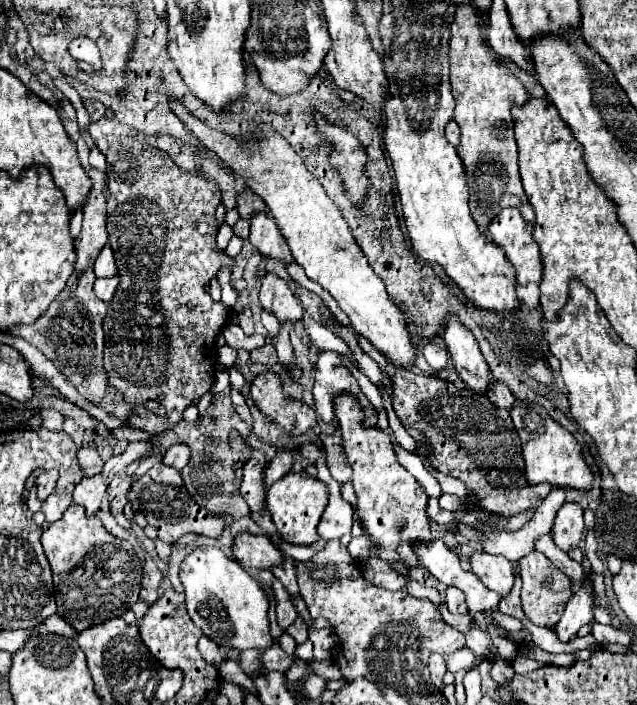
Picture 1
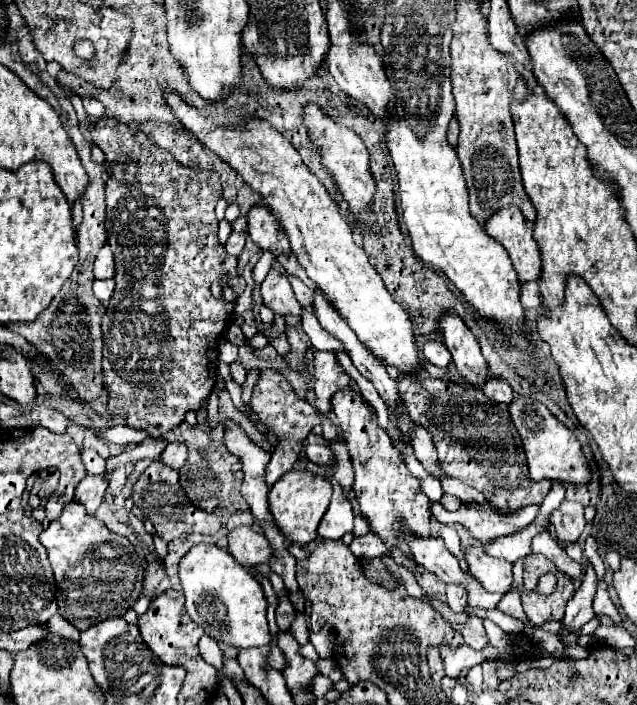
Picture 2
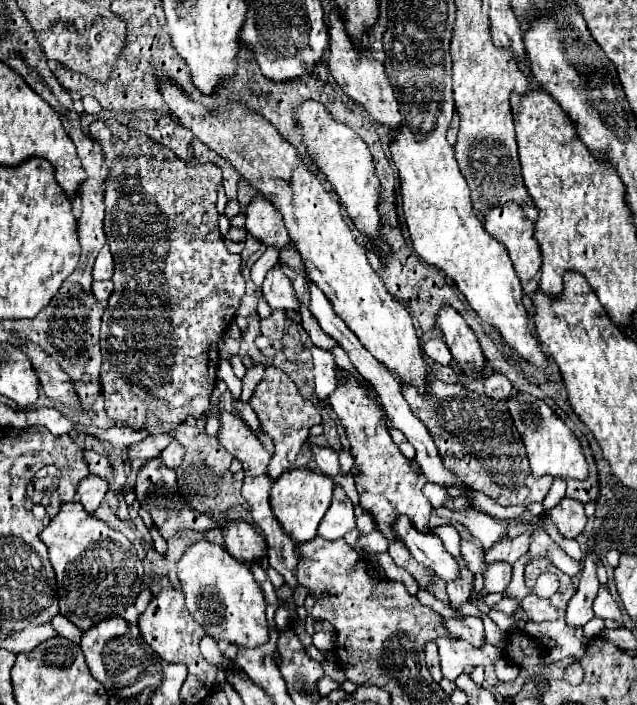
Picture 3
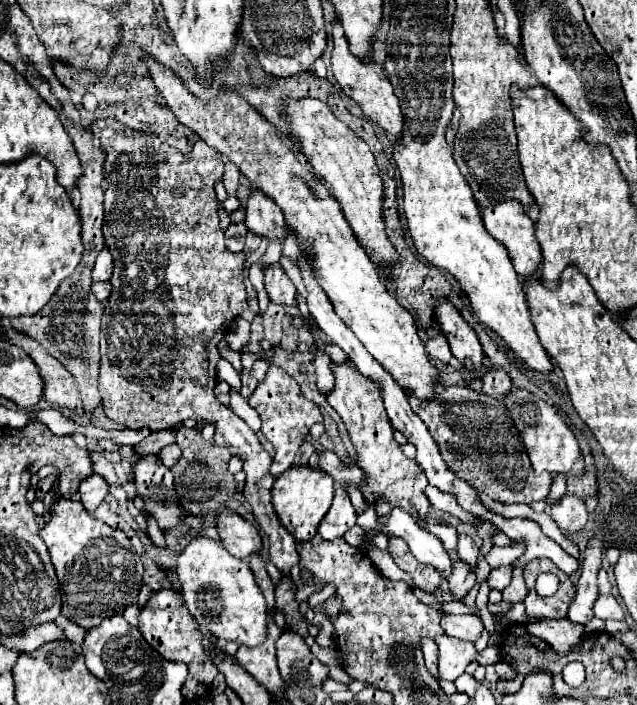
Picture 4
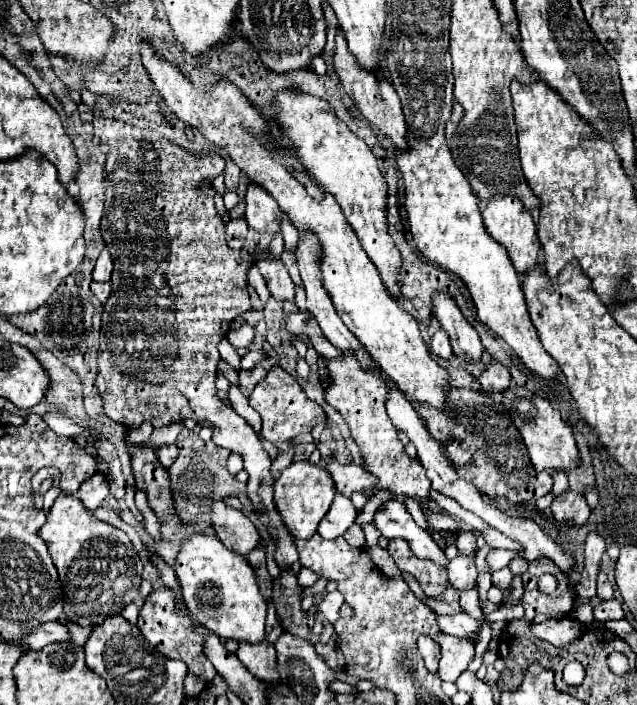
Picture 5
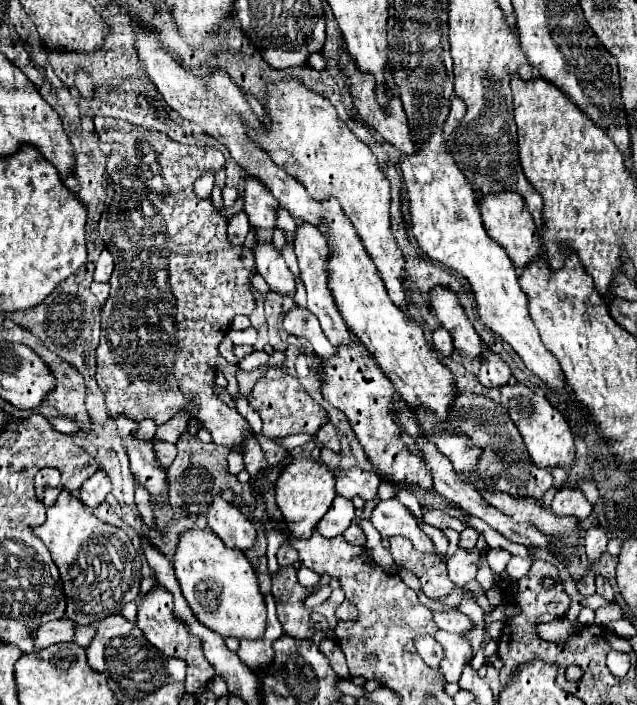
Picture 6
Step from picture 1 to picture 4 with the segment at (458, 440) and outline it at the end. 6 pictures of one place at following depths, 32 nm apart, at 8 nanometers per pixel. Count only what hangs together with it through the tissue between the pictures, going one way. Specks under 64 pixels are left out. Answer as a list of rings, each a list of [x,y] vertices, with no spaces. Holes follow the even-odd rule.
[[[438,386],[438,402],[418,400],[412,394],[408,394],[408,400],[412,404],[412,410],[422,418],[432,438],[438,442],[446,464],[462,480],[470,482],[478,492],[486,492],[490,498],[502,500],[504,504],[530,504],[548,496],[552,476],[548,476],[548,472],[544,472],[544,476],[536,476],[532,472],[532,466],[520,442],[520,432],[516,432],[508,408],[500,400],[464,386]],[[452,448],[470,454],[468,460],[454,460],[450,454]]]

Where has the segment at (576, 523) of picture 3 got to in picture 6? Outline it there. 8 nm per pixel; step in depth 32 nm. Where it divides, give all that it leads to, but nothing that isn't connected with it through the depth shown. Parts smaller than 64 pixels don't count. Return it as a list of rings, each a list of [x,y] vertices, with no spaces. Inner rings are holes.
[[[562,488],[562,490],[558,490],[552,504],[550,504],[550,508],[558,516],[574,514],[580,520],[584,520],[592,512],[592,504],[586,500],[582,490],[578,490],[578,488]]]

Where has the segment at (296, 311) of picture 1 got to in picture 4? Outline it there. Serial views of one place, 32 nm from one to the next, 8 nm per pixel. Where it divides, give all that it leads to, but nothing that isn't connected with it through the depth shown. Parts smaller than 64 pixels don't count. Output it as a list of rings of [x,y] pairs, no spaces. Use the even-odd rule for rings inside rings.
[[[280,264],[266,266],[262,272],[264,272],[264,286],[272,302],[296,304],[296,288]]]

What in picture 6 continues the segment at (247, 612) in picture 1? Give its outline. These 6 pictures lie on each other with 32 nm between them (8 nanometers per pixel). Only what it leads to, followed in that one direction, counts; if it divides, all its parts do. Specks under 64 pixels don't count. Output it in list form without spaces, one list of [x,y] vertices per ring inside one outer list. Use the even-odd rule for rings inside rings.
[[[192,528],[180,534],[174,572],[194,616],[210,630],[236,638],[260,638],[264,634],[266,604],[258,588],[256,572],[244,552],[228,548],[214,532]]]

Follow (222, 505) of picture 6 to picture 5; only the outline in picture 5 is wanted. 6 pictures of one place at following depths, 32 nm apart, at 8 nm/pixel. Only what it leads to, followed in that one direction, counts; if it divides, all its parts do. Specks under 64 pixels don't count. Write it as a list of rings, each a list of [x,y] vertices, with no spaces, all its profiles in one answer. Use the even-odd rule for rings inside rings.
[[[216,500],[210,510],[210,520],[216,536],[224,542],[228,550],[246,556],[260,542],[258,530],[252,520],[244,512],[228,506],[224,500]]]

